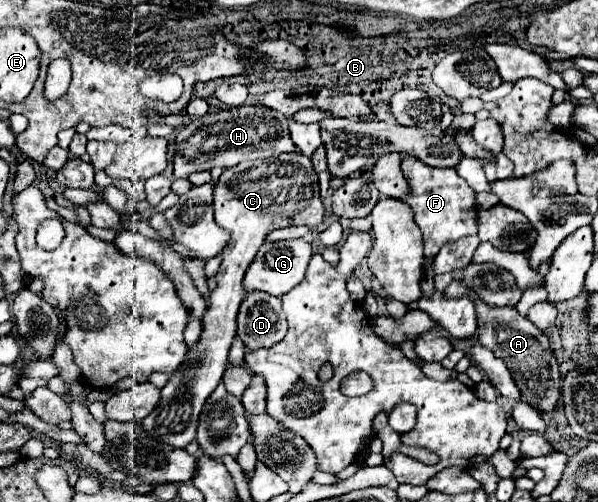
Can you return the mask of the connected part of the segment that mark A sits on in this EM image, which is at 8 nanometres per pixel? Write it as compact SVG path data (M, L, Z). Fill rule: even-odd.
M452 280L450 286L444 292L446 298L470 298L476 306L476 316L478 316L478 340L482 346L486 346L488 350L494 352L494 356L498 356L500 360L504 360L504 364L510 368L510 372L514 372L514 380L518 380L518 388L522 388L522 400L528 402L532 406L532 402L538 404L538 408L542 412L554 412L556 410L556 402L558 402L558 390L560 390L560 374L558 374L558 364L554 354L550 352L550 340L546 338L544 332L540 332L530 320L526 320L522 314L518 314L516 308L510 306L490 306L486 304L472 288L468 288L462 280Z

